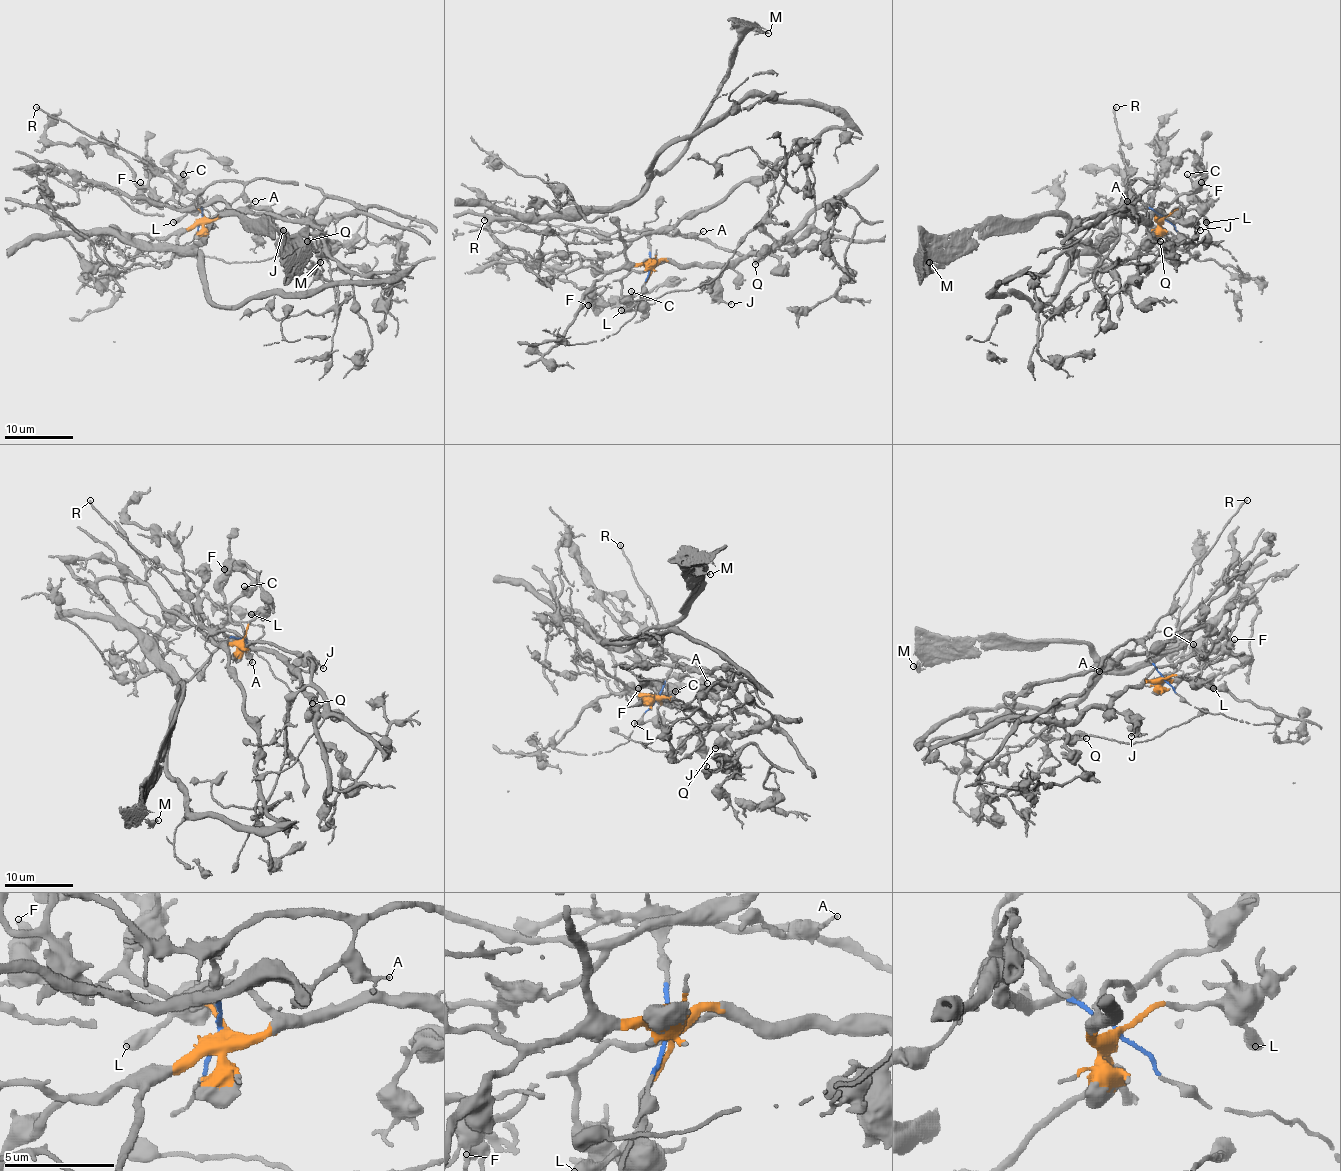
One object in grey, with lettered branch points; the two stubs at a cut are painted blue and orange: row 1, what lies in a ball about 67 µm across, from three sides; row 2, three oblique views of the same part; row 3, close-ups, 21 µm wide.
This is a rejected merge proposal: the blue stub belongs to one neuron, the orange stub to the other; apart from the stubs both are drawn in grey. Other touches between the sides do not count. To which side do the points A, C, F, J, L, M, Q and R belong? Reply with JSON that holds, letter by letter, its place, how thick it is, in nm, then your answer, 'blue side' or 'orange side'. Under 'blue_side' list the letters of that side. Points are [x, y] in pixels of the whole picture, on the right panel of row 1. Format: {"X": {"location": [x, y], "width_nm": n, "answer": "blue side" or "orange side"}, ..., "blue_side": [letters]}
{"A": {"location": [1127, 201], "width_nm": 120, "answer": "blue side"}, "C": {"location": [1187, 174], "width_nm": 180, "answer": "orange side"}, "F": {"location": [1201, 182], "width_nm": 460, "answer": "orange side"}, "J": {"location": [1200, 230], "width_nm": 170, "answer": "orange side"}, "L": {"location": [1206, 222], "width_nm": 550, "answer": "orange side"}, "M": {"location": [929, 262], "width_nm": 240, "answer": "orange side"}, "Q": {"location": [1160, 241], "width_nm": 220, "answer": "orange side"}, "R": {"location": [1116, 107], "width_nm": 200, "answer": "blue side"}, "blue_side": ["A", "R"]}

